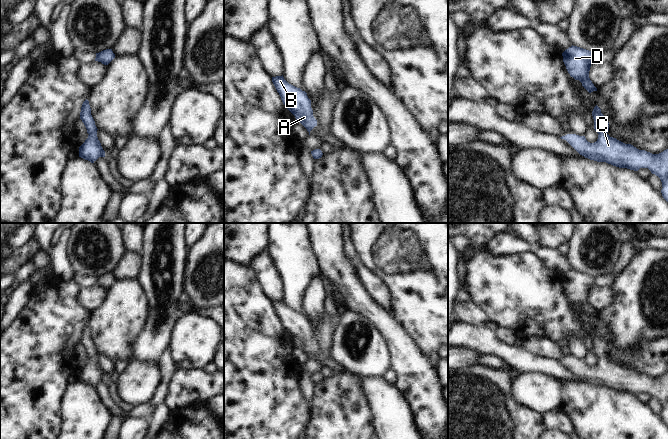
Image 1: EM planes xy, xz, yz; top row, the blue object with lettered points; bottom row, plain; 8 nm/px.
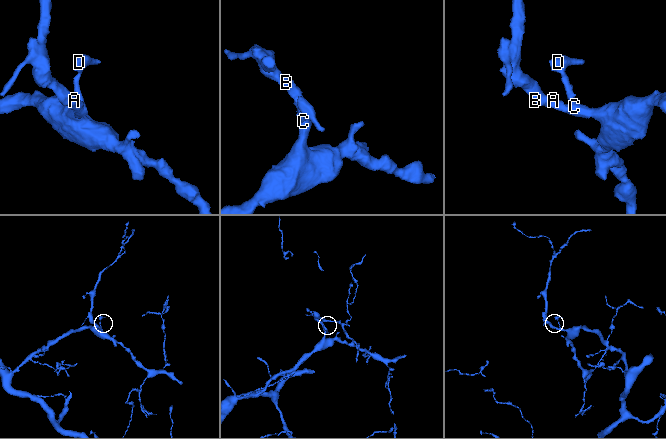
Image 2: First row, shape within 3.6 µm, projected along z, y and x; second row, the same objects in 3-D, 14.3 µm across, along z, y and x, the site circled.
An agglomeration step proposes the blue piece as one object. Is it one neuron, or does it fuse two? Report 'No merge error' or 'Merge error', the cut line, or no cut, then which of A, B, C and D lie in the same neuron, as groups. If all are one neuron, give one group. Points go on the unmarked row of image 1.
No merge error. No split. Groups: A B C D.

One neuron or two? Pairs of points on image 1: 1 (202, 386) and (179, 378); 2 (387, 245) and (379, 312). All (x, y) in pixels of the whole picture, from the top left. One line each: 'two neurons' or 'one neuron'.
1: one neuron
2: two neurons

